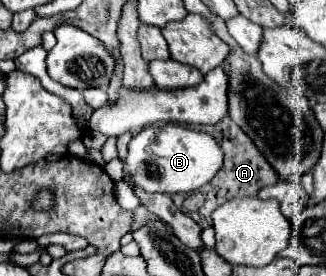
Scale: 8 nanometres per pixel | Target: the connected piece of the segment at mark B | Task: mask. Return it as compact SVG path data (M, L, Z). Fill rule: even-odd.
M149 125L129 143L125 171L149 193L189 193L209 183L223 165L223 151L209 133L193 131L183 125Z

